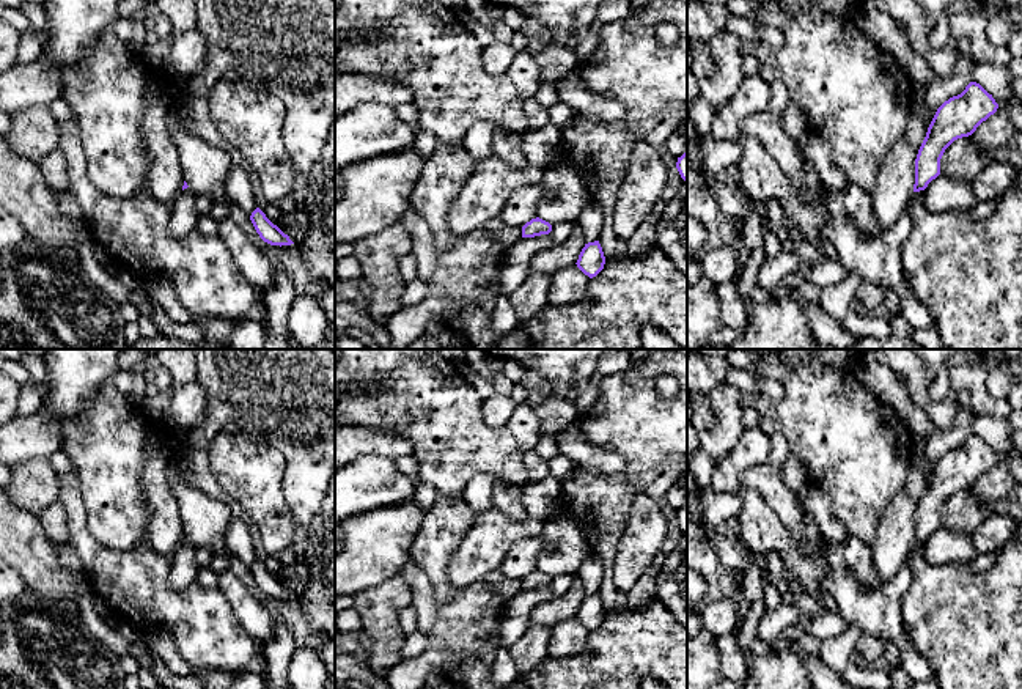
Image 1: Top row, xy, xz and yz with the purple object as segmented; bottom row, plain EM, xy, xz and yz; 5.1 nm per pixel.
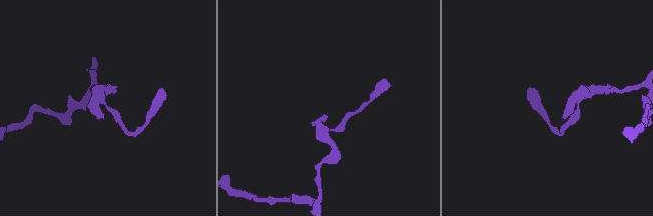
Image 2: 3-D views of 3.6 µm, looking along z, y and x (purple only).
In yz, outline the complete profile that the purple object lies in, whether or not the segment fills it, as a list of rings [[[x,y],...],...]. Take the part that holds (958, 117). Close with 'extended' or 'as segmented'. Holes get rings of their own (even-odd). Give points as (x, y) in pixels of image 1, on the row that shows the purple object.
[[[970,82],[961,94],[945,101],[937,109],[918,149],[914,192],[925,190],[940,175],[945,149],[954,140],[972,135],[997,109],[992,94],[976,82]]] | as segmented

